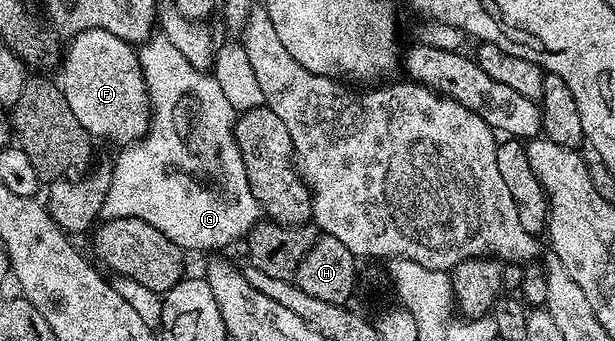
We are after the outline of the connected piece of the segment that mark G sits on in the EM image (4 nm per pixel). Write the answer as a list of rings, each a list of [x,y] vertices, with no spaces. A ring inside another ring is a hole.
[[[162,32],[155,33],[146,39],[144,45],[137,51],[139,63],[142,65],[143,78],[147,84],[147,92],[150,94],[150,104],[152,107],[152,117],[150,120],[149,133],[129,145],[123,145],[118,150],[118,159],[112,162],[112,184],[108,186],[108,196],[104,200],[103,215],[107,219],[112,218],[139,218],[152,228],[160,228],[168,240],[172,240],[176,245],[183,248],[189,246],[230,246],[234,241],[245,239],[251,228],[260,221],[260,207],[256,196],[252,196],[252,188],[248,184],[248,176],[244,172],[244,160],[240,156],[240,148],[236,144],[234,135],[234,120],[236,111],[228,104],[227,97],[224,96],[223,89],[217,84],[213,73],[205,70],[197,70],[184,58],[183,53],[171,44]]]

